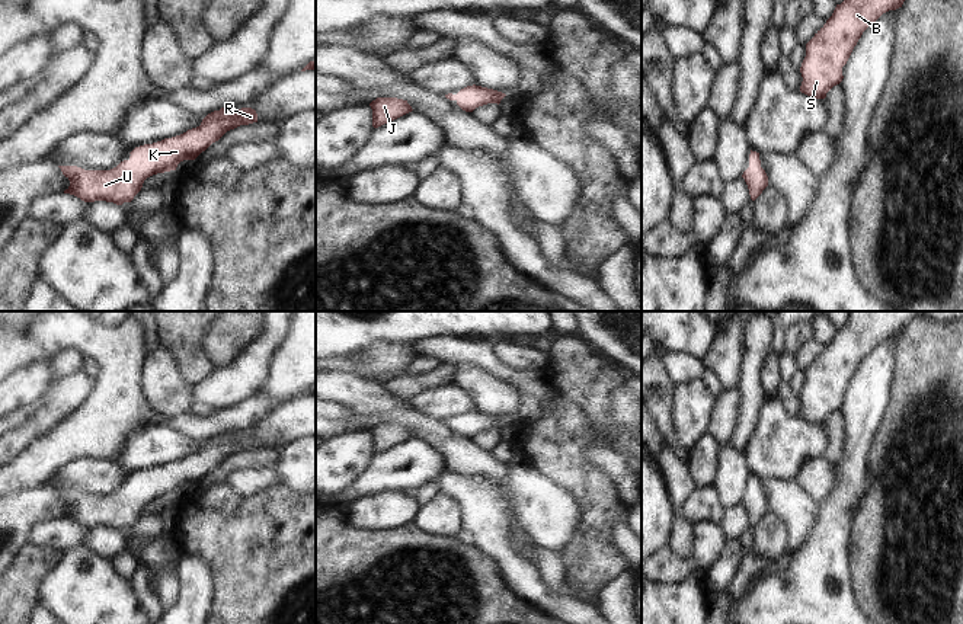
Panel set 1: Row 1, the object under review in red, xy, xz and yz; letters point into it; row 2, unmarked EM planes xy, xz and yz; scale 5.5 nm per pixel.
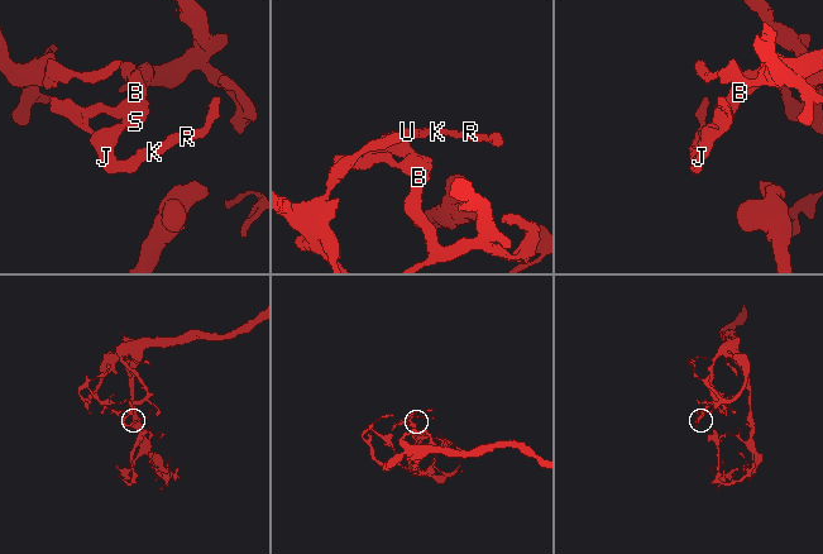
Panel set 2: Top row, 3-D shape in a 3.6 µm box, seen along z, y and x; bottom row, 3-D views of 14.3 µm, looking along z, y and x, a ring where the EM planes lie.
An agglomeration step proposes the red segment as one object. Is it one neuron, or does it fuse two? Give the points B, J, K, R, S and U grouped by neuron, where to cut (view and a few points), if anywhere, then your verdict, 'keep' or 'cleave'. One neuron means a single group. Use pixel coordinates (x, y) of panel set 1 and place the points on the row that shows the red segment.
groups B J K R S U; cut none; keep

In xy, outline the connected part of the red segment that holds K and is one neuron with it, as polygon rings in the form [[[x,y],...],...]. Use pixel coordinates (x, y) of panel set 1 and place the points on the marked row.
[[[221,108],[208,113],[199,127],[153,144],[135,147],[128,160],[111,170],[84,170],[77,166],[58,166],[70,180],[64,193],[84,202],[106,201],[116,205],[131,202],[147,177],[176,170],[183,160],[195,160],[227,131],[257,122],[252,108],[228,111]]]

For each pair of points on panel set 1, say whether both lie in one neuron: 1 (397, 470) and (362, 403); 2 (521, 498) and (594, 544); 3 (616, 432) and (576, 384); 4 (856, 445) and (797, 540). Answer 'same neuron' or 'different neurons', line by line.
1: different neurons
2: different neurons
3: same neuron
4: different neurons

